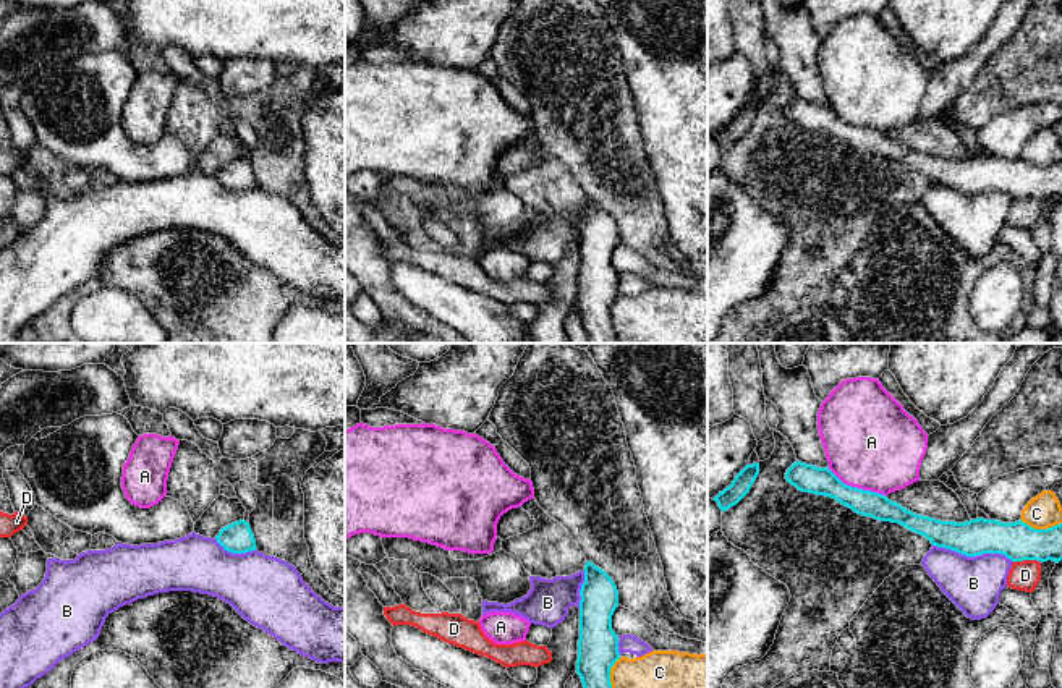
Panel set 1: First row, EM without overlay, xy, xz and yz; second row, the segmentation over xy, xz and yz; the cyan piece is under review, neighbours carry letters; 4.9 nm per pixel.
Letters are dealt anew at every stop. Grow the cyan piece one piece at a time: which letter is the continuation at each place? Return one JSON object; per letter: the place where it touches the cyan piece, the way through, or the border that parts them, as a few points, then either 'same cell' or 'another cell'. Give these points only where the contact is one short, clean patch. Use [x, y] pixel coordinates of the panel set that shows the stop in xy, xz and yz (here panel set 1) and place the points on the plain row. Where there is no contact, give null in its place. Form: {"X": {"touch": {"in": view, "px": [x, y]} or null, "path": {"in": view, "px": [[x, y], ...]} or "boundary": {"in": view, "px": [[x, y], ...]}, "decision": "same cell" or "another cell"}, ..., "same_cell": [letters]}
{"A": {"touch": {"in": "yz", "px": [857, 125]}, "boundary": {"in": "yz", "px": [[828, 106], [847, 122], [884, 133]]}, "decision": "another cell"}, "B": {"touch": {"in": "yz", "px": [973, 193]}, "decision": "another cell"}, "C": {"touch": {"in": "yz", "px": [1041, 167]}, "decision": "another cell"}, "D": {"touch": {"in": "yz", "px": [1028, 196]}, "boundary": {"in": "yz", "px": [[1014, 198], [1041, 199]]}, "decision": "another cell"}, "same_cell": []}

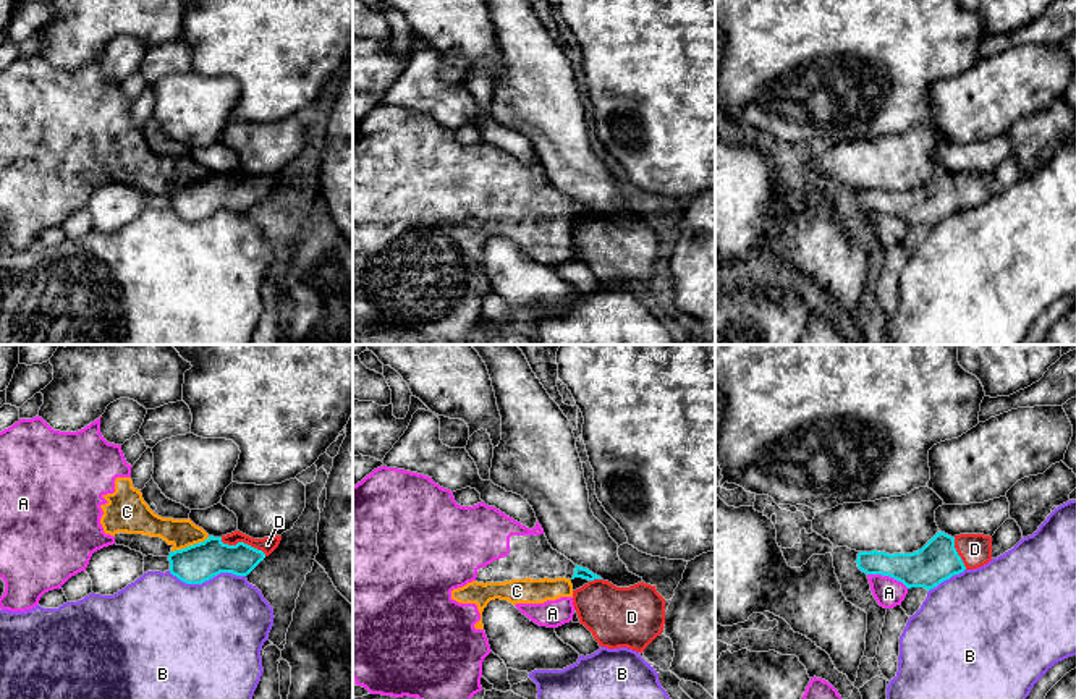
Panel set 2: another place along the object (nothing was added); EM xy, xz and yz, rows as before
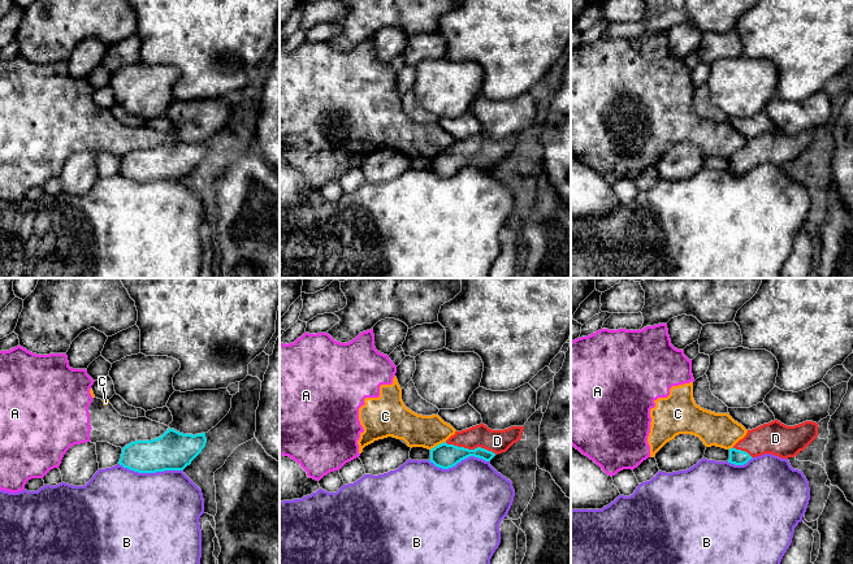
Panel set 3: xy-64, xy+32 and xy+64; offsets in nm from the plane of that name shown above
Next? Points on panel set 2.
{"A": {"touch": {"in": "yz", "px": [889, 212]}, "decision": "another cell"}, "B": {"touch": {"in": "xy", "px": [207, 217]}, "decision": "another cell"}, "C": {"touch": {"in": "xy", "px": [190, 183]}, "decision": "another cell"}, "D": {"touch": {"in": "xy", "px": [243, 180]}, "path": {"in": "xy", "px": [[198, 201], [232, 191], [243, 180], [267, 182]]}, "decision": "same cell"}, "same_cell": ["D"]}

